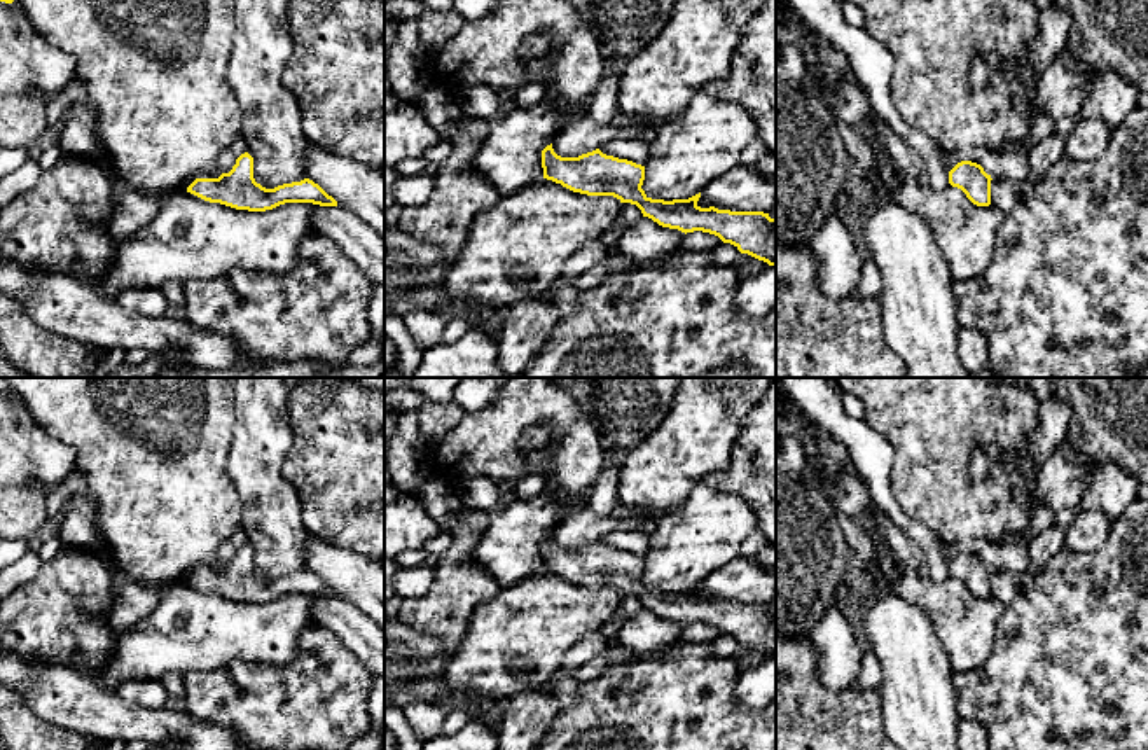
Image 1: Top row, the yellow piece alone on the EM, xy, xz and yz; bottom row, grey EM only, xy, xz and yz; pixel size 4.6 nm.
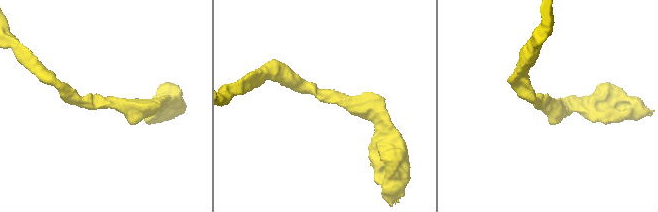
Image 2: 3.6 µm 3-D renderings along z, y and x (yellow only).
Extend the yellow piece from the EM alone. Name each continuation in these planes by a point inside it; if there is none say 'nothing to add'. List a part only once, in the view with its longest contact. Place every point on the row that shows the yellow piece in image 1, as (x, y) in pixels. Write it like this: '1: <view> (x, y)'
nothing to add

